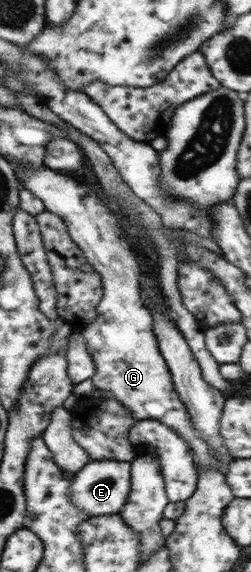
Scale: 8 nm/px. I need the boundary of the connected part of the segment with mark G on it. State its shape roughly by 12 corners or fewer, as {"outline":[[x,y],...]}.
{"outline":[[44,166],[23,189],[62,218],[102,277],[80,331],[95,388],[219,470],[159,351],[140,267],[90,188]]}

